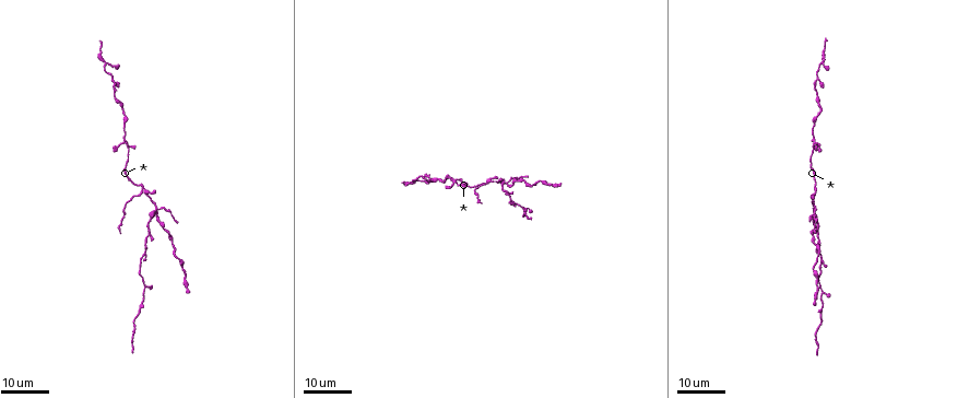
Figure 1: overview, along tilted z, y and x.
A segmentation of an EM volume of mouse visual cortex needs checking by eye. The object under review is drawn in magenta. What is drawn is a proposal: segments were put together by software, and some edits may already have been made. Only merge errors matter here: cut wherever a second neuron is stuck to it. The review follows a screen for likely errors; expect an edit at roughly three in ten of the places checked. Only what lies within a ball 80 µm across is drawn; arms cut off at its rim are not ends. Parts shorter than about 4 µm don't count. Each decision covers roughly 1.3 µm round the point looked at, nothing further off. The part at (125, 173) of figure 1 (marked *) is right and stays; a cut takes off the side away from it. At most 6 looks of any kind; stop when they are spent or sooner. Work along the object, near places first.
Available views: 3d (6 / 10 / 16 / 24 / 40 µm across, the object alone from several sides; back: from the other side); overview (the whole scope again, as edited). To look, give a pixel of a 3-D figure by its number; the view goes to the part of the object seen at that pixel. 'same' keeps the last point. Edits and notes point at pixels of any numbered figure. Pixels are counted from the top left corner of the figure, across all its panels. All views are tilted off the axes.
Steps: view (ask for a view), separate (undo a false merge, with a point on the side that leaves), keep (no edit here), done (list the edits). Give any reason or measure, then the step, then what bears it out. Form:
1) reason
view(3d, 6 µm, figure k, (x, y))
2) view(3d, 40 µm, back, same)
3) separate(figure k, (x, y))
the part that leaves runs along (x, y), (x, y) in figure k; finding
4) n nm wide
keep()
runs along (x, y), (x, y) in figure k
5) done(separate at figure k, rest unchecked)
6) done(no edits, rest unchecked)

four or more arms meet
view(3d, 16 µm, figure 1, (455, 184))

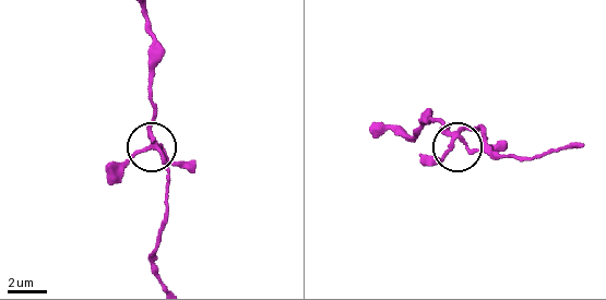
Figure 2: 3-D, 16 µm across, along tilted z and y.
view(3d, 10 µm, figure 2, (148, 147))

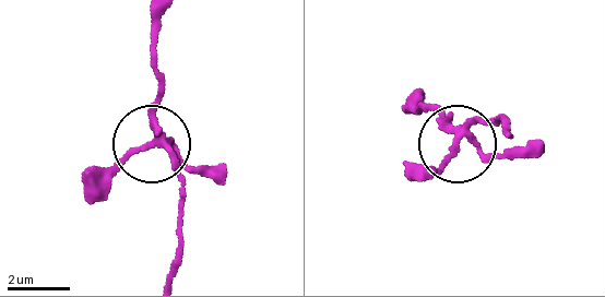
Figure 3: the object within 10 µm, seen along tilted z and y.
keep()
one neuron here

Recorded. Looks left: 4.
four-way junction
view(3d, 24 µm, figure 1, (487, 180))

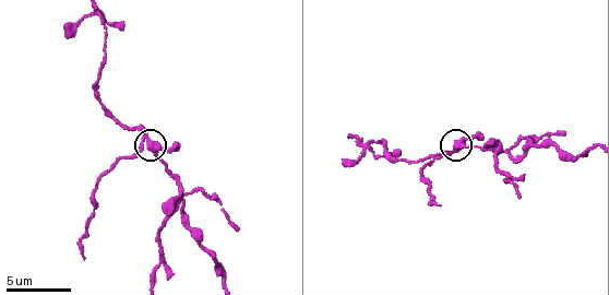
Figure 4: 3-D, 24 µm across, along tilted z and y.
view(3d, 10 µm, figure 4, (148, 145))

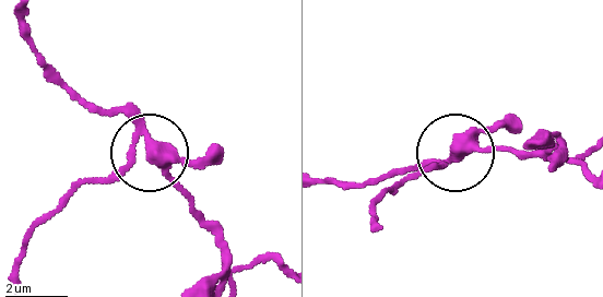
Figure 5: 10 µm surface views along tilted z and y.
340 nm wide
separate(figure 5, (120, 174))
two neurons meet here

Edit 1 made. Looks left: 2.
done(separate at figure 5, rest unchecked)

